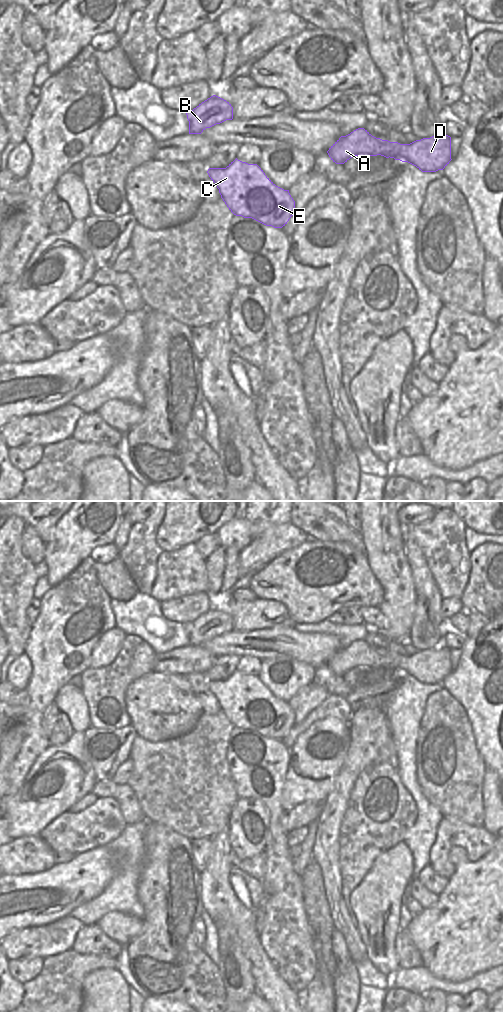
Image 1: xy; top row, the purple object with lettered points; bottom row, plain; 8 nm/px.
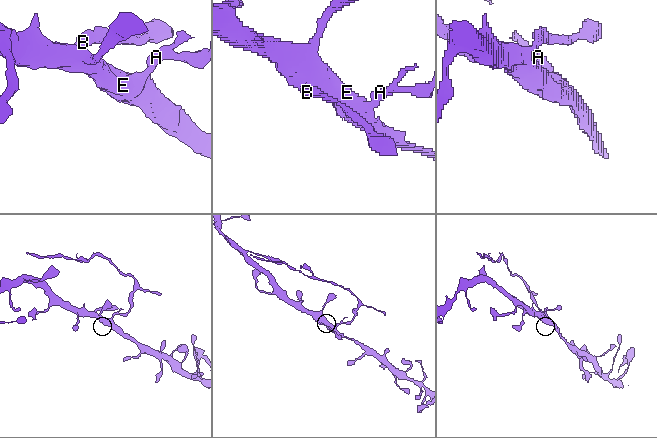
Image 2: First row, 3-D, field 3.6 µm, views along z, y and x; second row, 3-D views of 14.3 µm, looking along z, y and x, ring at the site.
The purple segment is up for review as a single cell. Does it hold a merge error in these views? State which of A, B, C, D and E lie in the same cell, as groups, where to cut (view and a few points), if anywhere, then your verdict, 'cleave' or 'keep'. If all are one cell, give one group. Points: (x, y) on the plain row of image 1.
A B C E / D; cut in xy along (401, 656), (400, 660), (389, 668); cleave

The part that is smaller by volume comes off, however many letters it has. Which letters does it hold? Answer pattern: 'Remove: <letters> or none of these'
Remove: D

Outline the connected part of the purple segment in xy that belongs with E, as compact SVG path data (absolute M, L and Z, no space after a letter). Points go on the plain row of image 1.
M236 670L226 680L209 680L207 685L236 728L282 740L295 725L289 702L276 698L257 676Z

